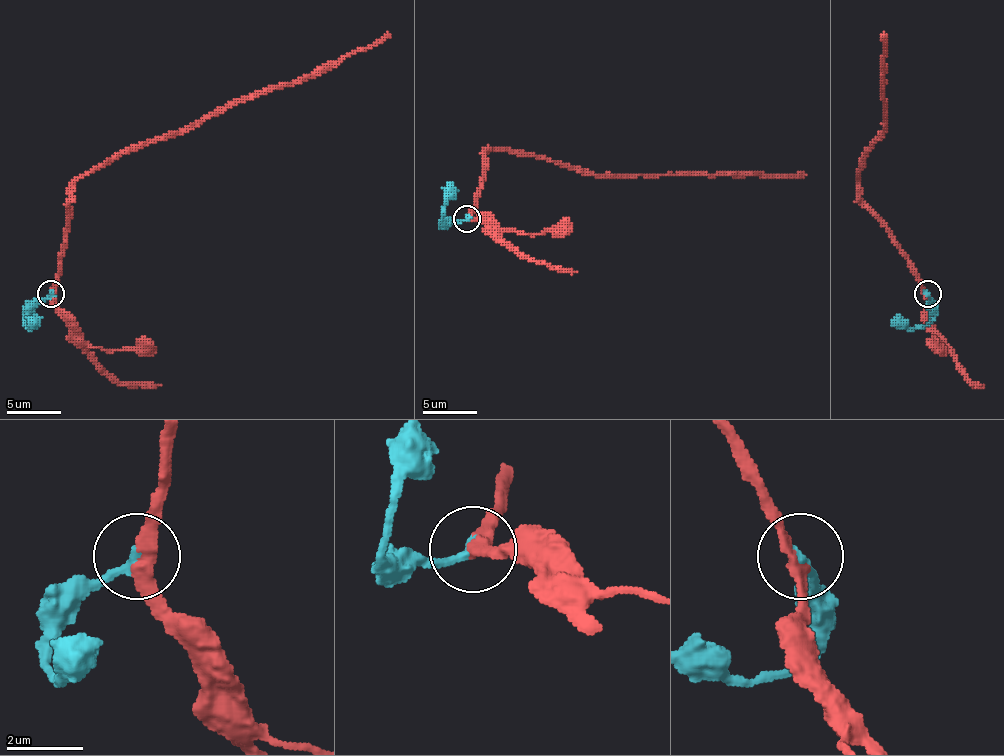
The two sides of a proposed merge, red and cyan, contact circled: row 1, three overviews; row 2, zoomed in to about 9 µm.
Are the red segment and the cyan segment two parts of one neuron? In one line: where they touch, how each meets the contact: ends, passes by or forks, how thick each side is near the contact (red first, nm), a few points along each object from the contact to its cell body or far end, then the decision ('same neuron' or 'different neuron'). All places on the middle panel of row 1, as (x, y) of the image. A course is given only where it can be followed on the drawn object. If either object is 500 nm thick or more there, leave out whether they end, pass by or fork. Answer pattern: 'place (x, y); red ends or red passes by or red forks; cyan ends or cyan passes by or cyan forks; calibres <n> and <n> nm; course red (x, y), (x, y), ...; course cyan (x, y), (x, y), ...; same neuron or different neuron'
place (467, 218); red passes by; cyan ends; calibres 320 and 300 nm; course red (466, 218), (474, 210), (482, 183), (482, 156), (488, 150), (536, 156), (590, 174), (806, 174); course cyan (466, 218), (442, 220), (450, 183); same neuron

